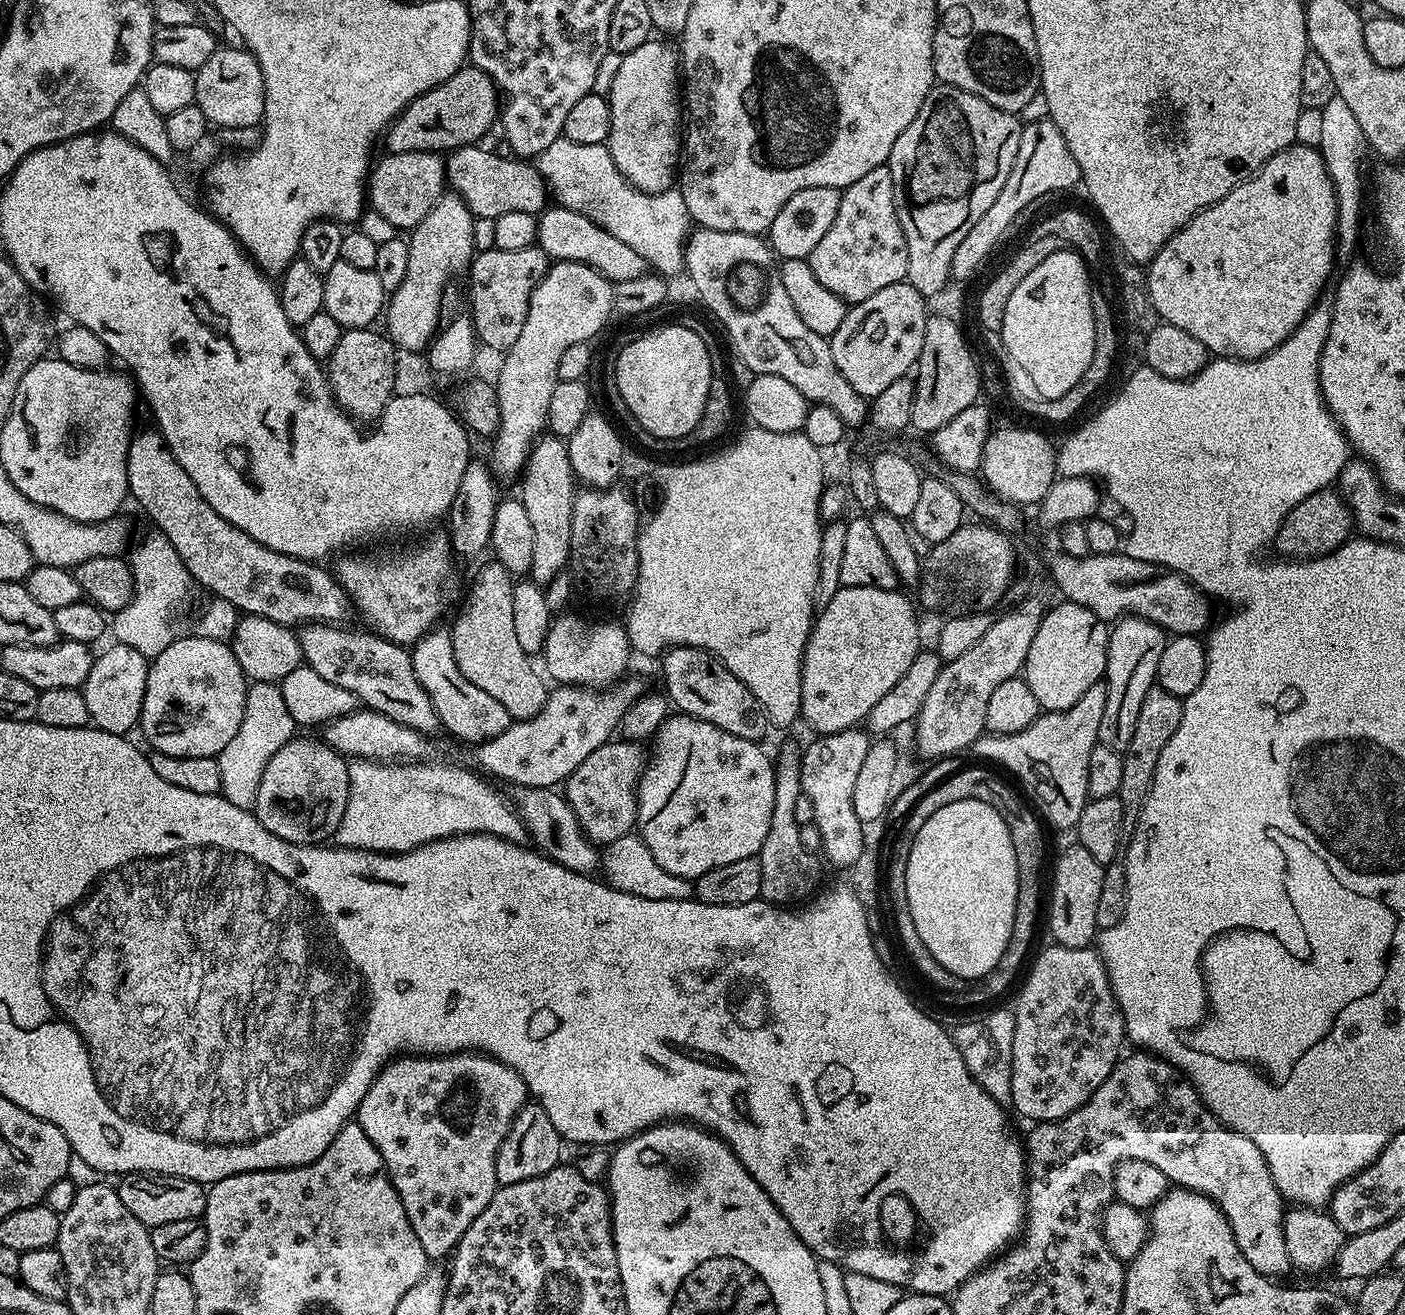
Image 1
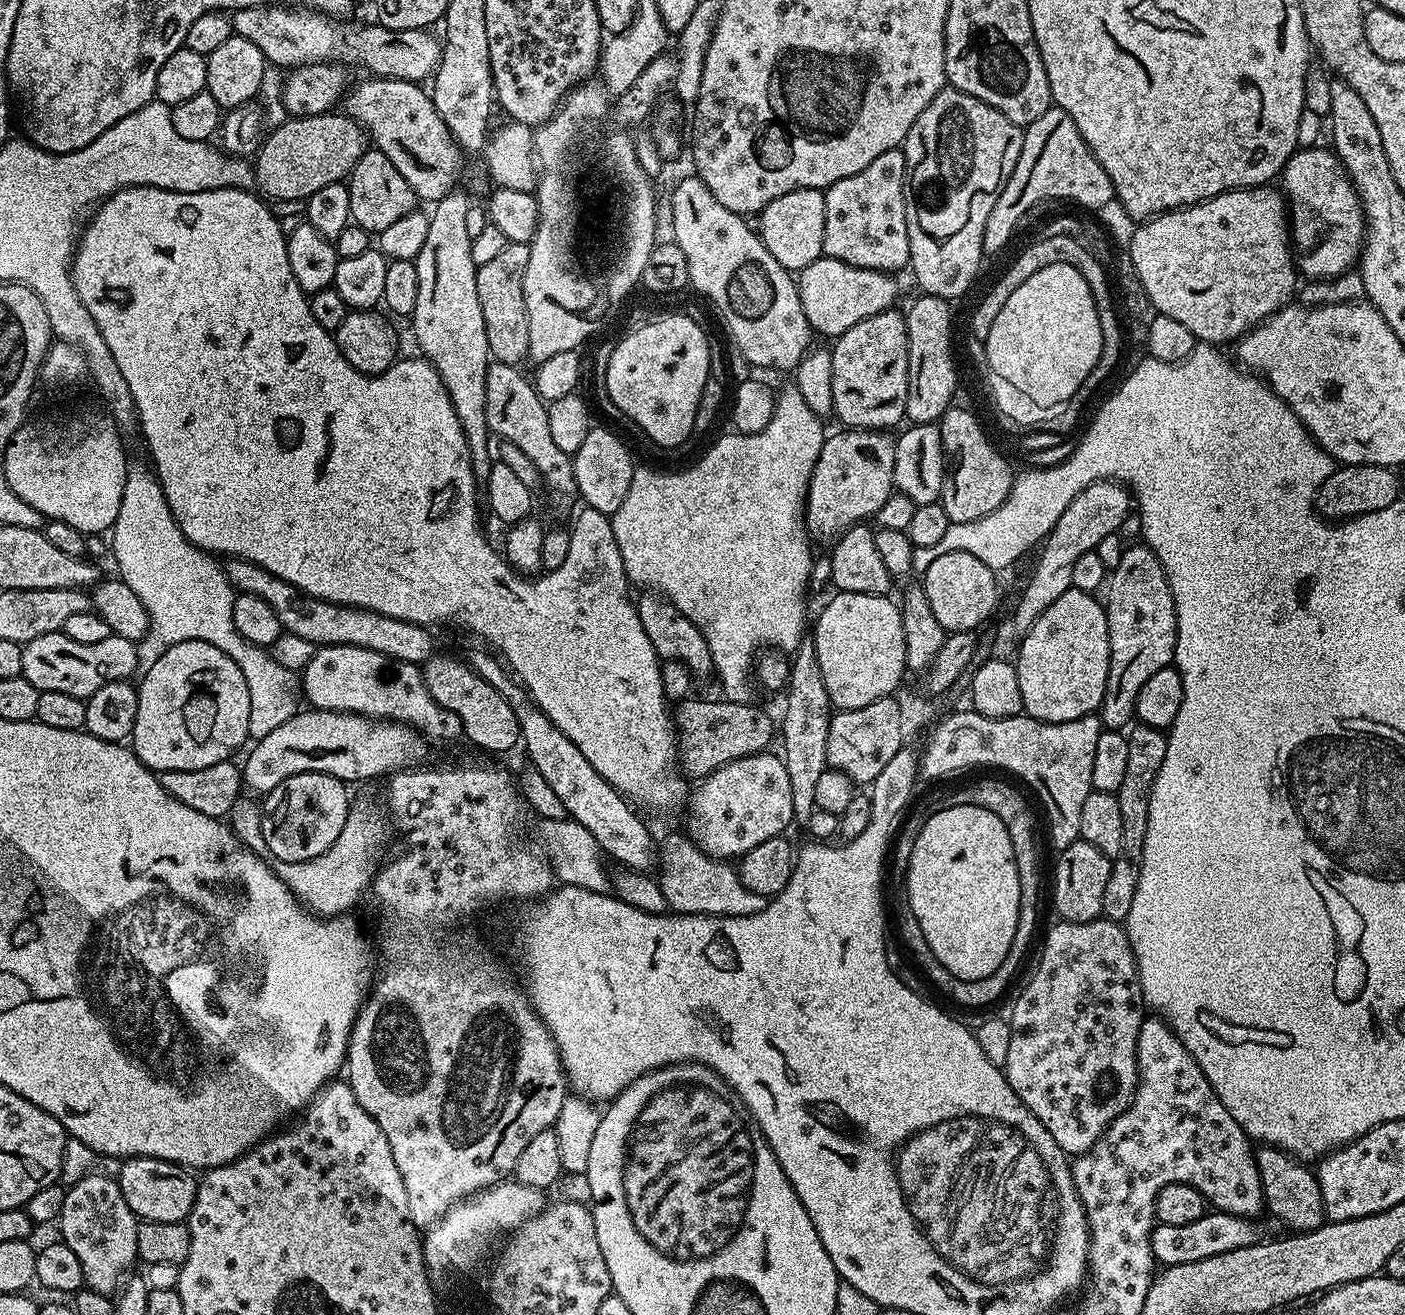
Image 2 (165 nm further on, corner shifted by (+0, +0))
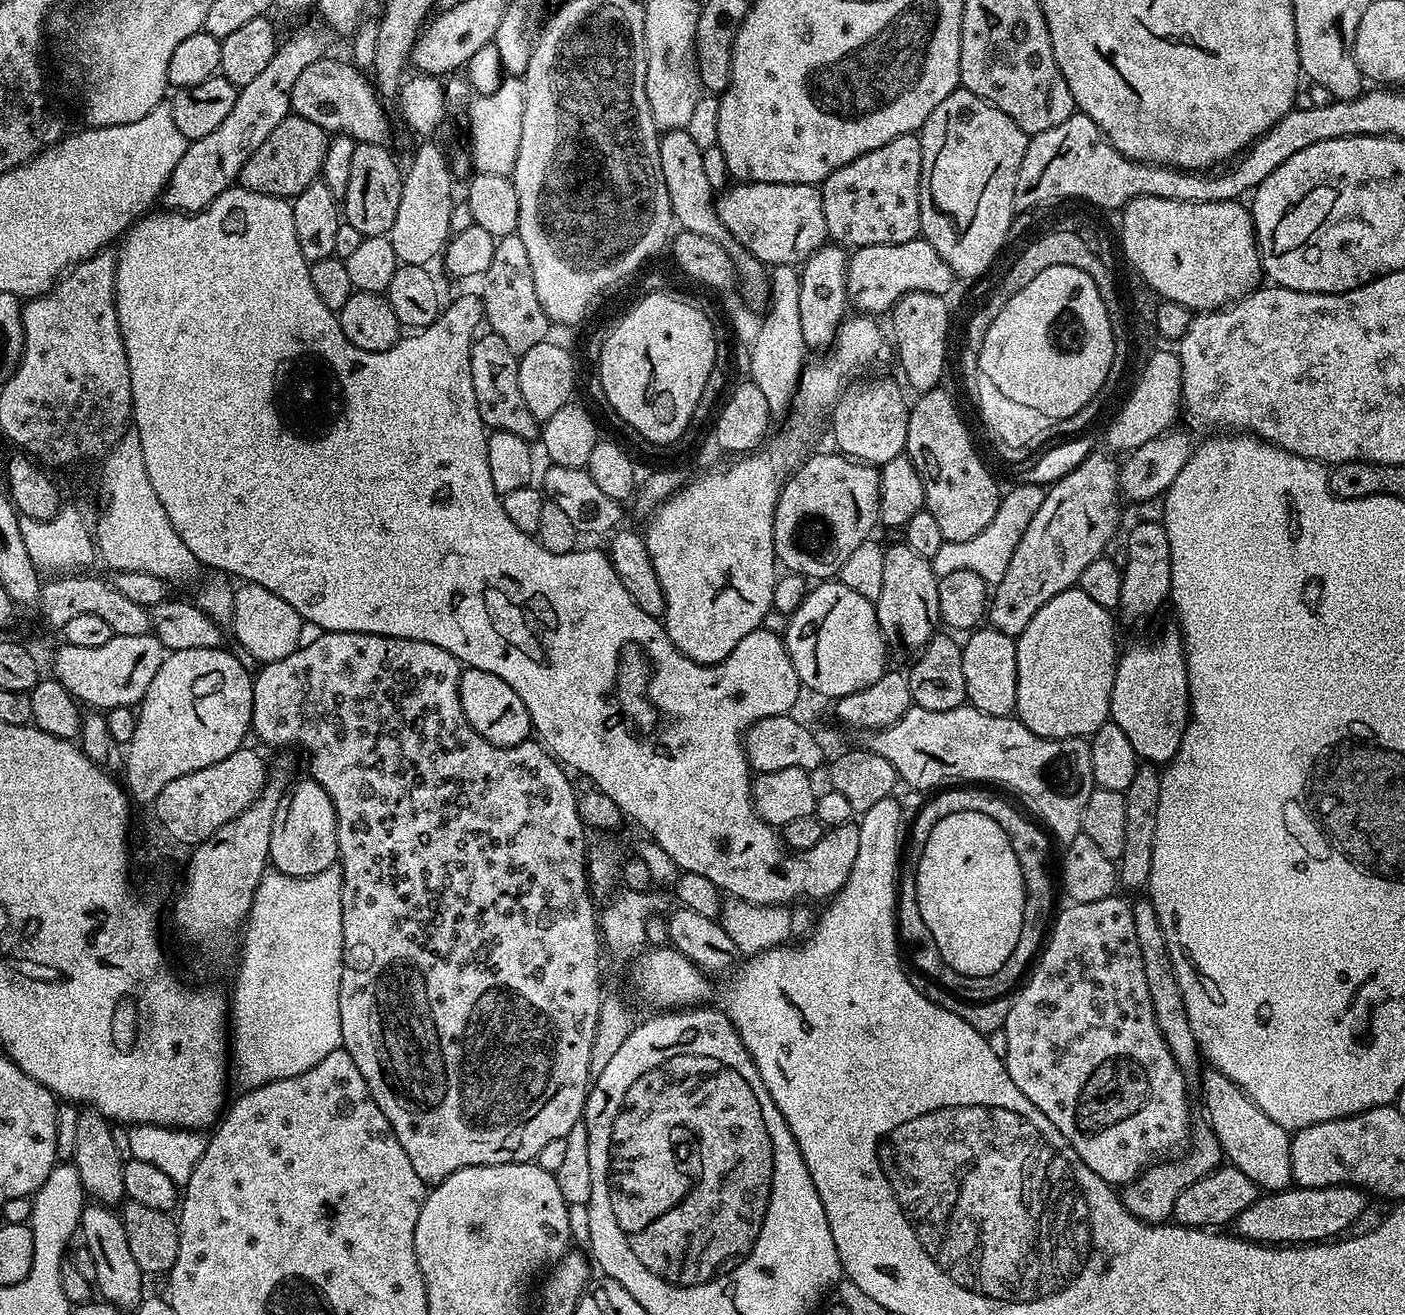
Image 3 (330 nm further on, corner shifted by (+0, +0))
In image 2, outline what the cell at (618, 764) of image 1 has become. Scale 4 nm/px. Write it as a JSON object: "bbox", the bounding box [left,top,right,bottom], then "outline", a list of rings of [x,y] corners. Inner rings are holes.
{"bbox":[674,698,772,778],"outline":[[[685,698],[675,705],[674,727],[678,733],[678,764],[683,775],[688,778],[703,778],[709,776],[714,770],[718,770],[731,760],[737,760],[743,756],[753,756],[765,751],[772,740],[772,720],[756,708],[755,703],[739,704],[727,698],[720,700],[692,700]]]}

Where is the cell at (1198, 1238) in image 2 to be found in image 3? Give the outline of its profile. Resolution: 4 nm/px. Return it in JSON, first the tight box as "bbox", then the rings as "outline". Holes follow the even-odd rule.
{"bbox":[1234,1184,1369,1246],"outline":[[[1351,1184],[1325,1188],[1289,1186],[1280,1192],[1257,1195],[1256,1201],[1238,1214],[1234,1232],[1243,1240],[1269,1246],[1328,1242],[1351,1229],[1348,1227],[1367,1210],[1368,1200],[1369,1193],[1363,1188],[1353,1188]]]}

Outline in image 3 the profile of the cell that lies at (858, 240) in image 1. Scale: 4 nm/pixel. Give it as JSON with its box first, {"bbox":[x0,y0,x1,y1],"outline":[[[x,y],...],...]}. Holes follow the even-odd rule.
{"bbox":[820,135,922,249],"outline":[[[919,135],[899,136],[878,150],[834,170],[820,188],[822,214],[826,214],[828,240],[845,249],[910,242],[920,231],[920,179],[922,146]]]}

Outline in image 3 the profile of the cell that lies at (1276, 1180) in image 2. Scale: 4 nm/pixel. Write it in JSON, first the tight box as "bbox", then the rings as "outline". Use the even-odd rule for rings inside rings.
{"bbox":[1199,1067,1293,1193],"outline":[[[1209,1067],[1207,1071],[1199,1077],[1199,1079],[1201,1078],[1200,1096],[1204,1099],[1204,1112],[1208,1115],[1207,1127],[1211,1128],[1213,1134],[1218,1138],[1223,1159],[1231,1167],[1242,1170],[1242,1174],[1246,1174],[1246,1178],[1250,1178],[1250,1182],[1254,1182],[1257,1189],[1263,1190],[1265,1193],[1280,1192],[1283,1188],[1289,1187],[1293,1183],[1292,1167],[1290,1166],[1292,1138],[1289,1129],[1278,1126],[1278,1122],[1274,1122],[1274,1118],[1262,1114],[1262,1110],[1258,1110],[1256,1103],[1237,1084],[1230,1082],[1230,1078],[1226,1078],[1226,1074],[1222,1074],[1214,1067]]]}

